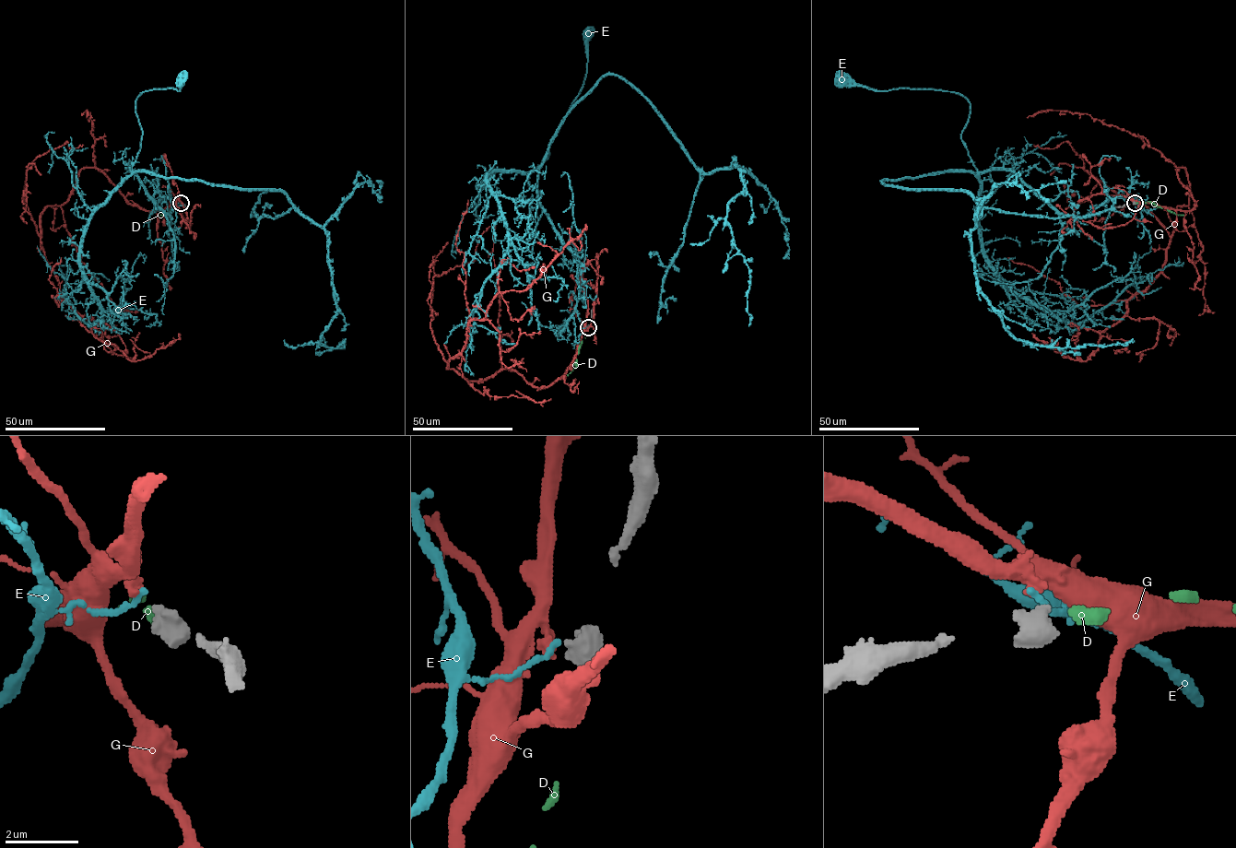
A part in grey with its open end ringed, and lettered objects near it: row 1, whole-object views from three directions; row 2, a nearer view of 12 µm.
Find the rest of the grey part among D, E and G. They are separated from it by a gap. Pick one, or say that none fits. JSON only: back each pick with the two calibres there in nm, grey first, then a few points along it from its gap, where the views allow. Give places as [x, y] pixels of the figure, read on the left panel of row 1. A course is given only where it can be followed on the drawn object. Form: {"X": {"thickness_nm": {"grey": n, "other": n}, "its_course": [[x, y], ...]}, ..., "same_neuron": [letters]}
{"D": {"thickness_nm": {"grey": 550, "other": 400}, "its_course": [[181, 203], [175, 201], [167, 215], [160, 215]]}, "same_neuron": ["D"]}

